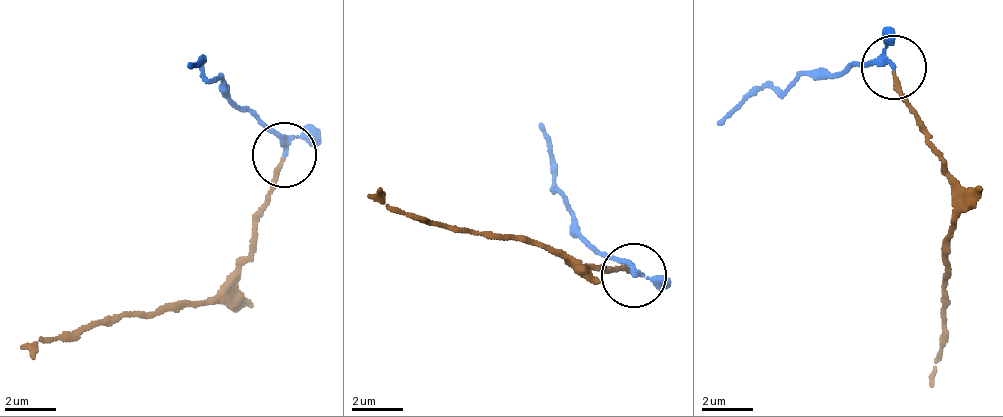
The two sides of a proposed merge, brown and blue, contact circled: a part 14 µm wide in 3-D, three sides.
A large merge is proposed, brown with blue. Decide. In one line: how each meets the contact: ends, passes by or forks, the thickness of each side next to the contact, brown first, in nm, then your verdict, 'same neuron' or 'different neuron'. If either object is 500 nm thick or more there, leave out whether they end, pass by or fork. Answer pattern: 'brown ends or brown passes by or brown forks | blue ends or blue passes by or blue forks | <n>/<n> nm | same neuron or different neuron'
brown ends | blue passes by | 170/170 nm | different neuron

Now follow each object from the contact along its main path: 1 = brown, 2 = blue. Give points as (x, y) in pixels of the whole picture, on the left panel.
1: (286, 155), (235, 278), (190, 302), (80, 325), (35, 345), (35, 361)
2: (286, 155), (227, 93), (220, 76), (207, 80), (201, 55), (187, 67)

